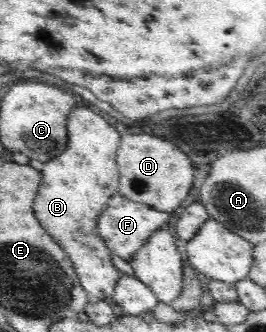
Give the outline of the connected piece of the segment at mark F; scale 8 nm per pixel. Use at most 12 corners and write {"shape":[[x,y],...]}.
{"shape":[[115,193],[98,233],[130,261],[169,222],[161,212]]}

